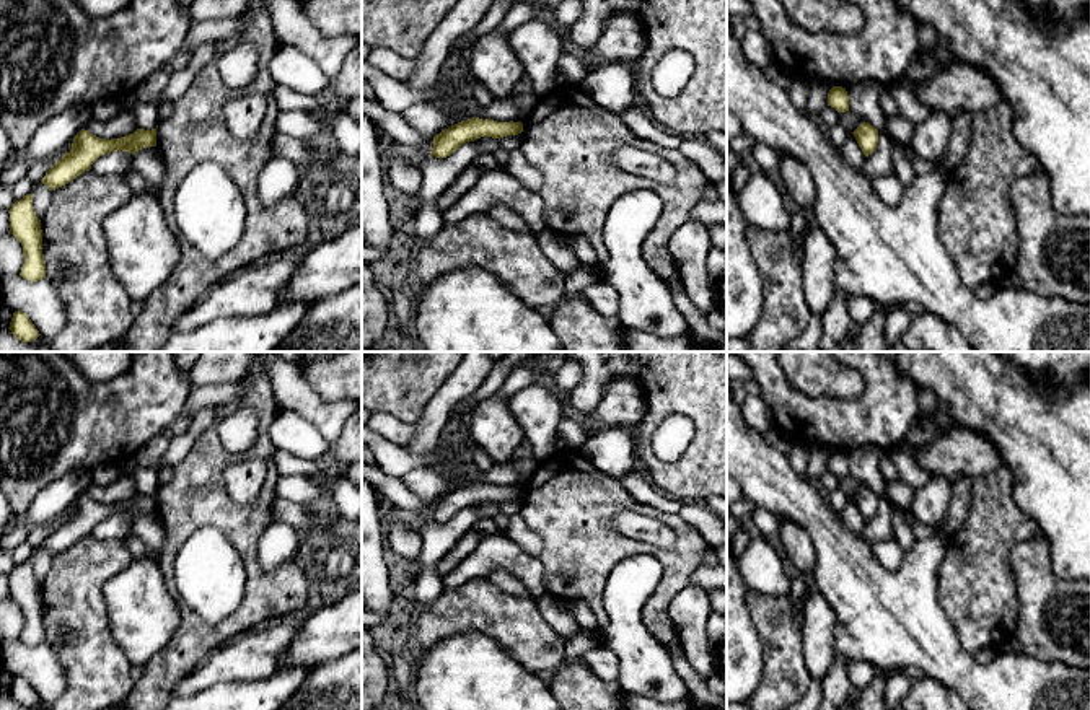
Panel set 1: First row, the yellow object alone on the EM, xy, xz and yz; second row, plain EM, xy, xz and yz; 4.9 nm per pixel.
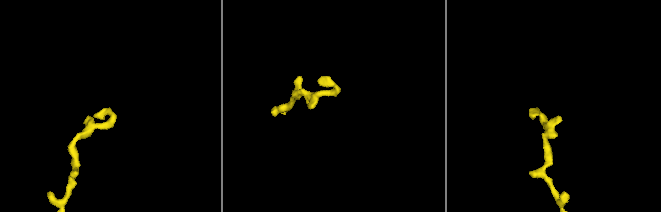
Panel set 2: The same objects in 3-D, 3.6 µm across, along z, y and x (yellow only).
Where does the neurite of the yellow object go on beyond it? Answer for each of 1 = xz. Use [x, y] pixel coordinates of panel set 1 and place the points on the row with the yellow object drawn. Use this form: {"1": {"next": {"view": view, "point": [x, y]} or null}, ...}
{"1": {"next": null}}

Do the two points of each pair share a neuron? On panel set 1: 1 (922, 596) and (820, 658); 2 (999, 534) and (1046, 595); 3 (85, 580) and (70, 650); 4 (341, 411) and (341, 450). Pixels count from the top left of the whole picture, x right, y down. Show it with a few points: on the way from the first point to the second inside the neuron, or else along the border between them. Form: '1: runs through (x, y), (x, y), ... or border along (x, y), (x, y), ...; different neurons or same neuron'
1: border along (833, 611), (833, 652), (836, 655); different neurons
2: border along (1040, 534), (1020, 541), (1012, 549), (1015, 588); different neurons
3: runs through (75, 598), (75, 632); same neuron
4: border along (344, 424), (344, 429), (331, 443); different neurons

